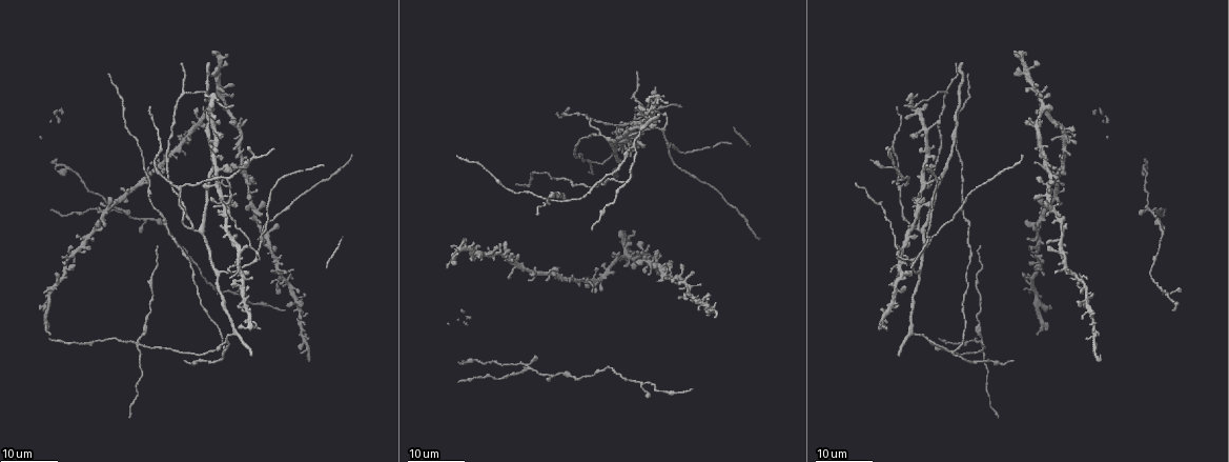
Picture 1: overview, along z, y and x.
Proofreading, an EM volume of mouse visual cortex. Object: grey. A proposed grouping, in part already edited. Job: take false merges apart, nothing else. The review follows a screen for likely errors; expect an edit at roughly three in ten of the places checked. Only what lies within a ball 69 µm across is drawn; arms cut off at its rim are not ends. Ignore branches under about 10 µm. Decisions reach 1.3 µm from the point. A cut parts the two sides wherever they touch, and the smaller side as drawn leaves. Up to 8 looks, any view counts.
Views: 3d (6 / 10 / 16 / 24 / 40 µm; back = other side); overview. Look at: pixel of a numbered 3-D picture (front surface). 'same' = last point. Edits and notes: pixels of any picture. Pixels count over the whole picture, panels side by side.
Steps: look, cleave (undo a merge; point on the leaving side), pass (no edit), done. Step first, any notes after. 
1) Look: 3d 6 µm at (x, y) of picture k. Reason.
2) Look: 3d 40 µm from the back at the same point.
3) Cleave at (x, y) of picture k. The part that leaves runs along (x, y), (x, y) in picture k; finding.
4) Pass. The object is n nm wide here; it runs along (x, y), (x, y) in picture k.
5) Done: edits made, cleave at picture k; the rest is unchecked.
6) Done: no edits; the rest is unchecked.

Look: 3d 16 µm at (222, 351) of picture 1. Two arms in line, one across.

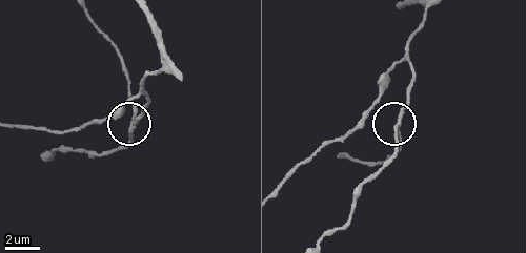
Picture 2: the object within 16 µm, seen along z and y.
Look: 3d 10 µm at (396, 124) of picture 2.

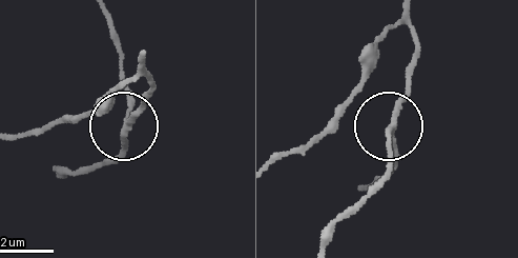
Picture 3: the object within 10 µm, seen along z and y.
Pass. The side arm is 15 µm long; 3 arms meet here; continuous, no second neuron.

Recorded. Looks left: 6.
Look: 3d 16 µm at (262, 237) of picture 1. A fork.

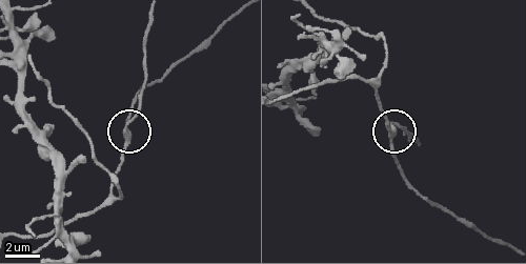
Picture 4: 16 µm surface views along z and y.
Look: 3d 10 µm at (124, 134) of picture 4.

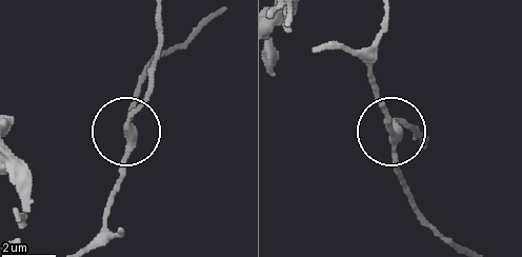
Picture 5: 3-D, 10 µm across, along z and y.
Pass. The object is 270 nm wide here; it runs along (89, 243), (101, 230), (129, 149), (129, 121), (155, 70) in picture 5; one neuron here.

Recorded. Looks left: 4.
Look: 3d 24 µm at (600, 134) of picture 1. Branch point.

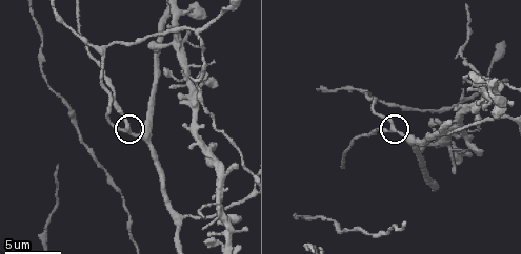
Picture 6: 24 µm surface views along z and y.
Look: 3d 6 µm at (392, 128) of picture 6.

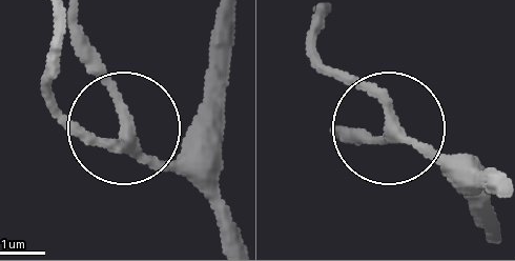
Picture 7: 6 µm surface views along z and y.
Pass. It runs along (501, 237), (446, 165), (396, 139), (377, 101), (325, 67) in picture 7; one neuron here.

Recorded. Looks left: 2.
Look: 3d 16 µm at (182, 219) of picture 6. Small branch off a trunk.

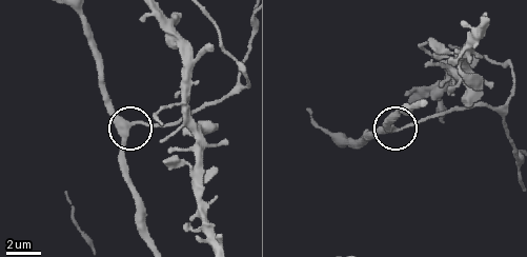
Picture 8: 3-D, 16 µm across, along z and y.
Look: 3d 16 µm from the back at (394, 130) of picture 8. From behind.

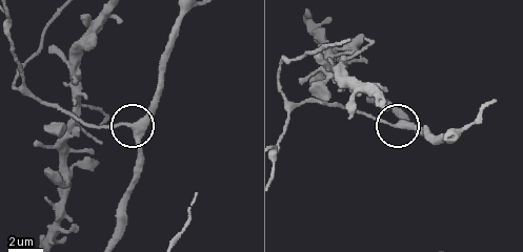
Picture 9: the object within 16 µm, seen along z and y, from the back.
Pass. 3 arms meet here; it runs along (181, 14), (156, 102), (135, 122), (89, 128) in picture 9; all the same neuron.

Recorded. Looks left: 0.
Done: no edits; the rest is unchecked.

